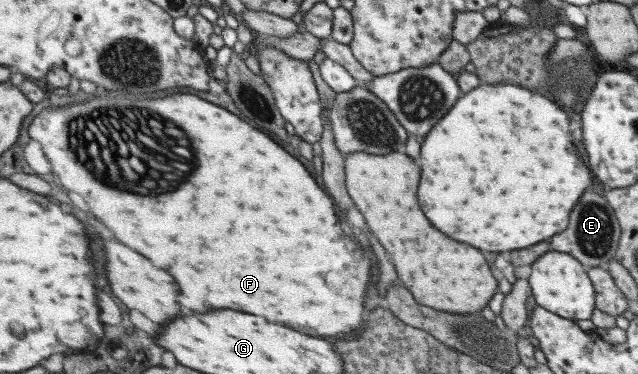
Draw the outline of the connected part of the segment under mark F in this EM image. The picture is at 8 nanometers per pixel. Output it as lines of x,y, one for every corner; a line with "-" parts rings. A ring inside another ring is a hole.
107,93
105,97
95,97
91,101
83,101
71,107
44,109
31,120
27,134
43,149
59,183
65,189
81,195
87,207
91,209
91,213
103,221
103,225
117,237
117,241
121,241
123,245
131,247
133,251
137,251
139,255
147,259
151,259
151,255
167,255
167,257
171,255
173,257
173,261
167,265
167,273
179,285
177,303
181,307
187,307
195,313
211,311
211,309
247,311
251,315
261,315
271,323
283,323
285,327
303,331
305,335
313,335
313,337
335,337
339,333
350,335
364,326
367,310
363,307
363,301
365,301
365,291
369,287
369,273
371,273
371,263
367,261
365,253
359,247
355,247
351,239
345,239
339,227
335,209
333,209
333,201
329,197
325,199
323,189
317,187
317,183
307,173
307,169
297,159
293,159
289,153
285,153
279,145
275,145
267,135
253,129
251,125
235,117
233,113
215,104
211,105
195,95
187,95
187,93
169,95
163,99
133,99
131,95

